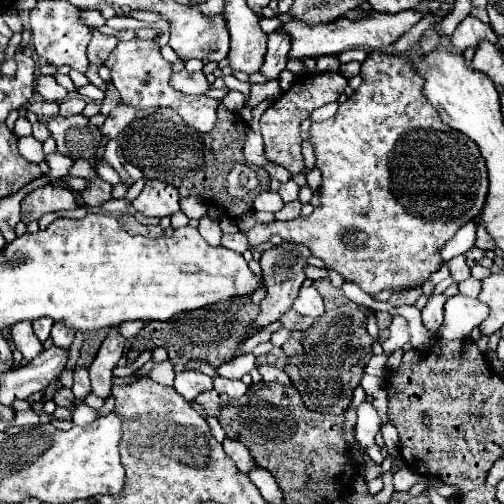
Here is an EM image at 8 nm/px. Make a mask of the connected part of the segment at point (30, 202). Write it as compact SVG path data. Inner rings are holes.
M47 184L43 188L33 190L21 200L21 220L29 224L33 220L39 220L47 212L75 210L75 208L77 208L77 200L71 188L59 184Z

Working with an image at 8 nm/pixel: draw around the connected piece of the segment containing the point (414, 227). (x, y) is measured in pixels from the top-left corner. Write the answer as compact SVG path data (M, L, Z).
M373 52L361 64L361 78L363 78L363 84L355 90L353 96L349 96L339 106L337 114L327 118L327 120L313 122L311 130L309 130L309 136L311 136L309 142L313 144L313 150L315 150L315 168L321 170L321 174L323 174L323 184L319 188L321 206L317 206L311 216L299 216L299 218L289 220L289 222L275 220L271 224L255 226L251 232L245 232L245 234L247 234L249 242L251 242L251 246L269 241L273 234L279 234L283 240L289 240L289 242L299 242L299 244L307 246L313 256L325 260L325 266L337 270L347 282L355 282L367 294L377 294L377 292L381 292L385 288L417 286L417 284L425 282L431 276L431 272L439 270L439 266L441 266L441 256L439 256L441 248L455 236L455 232L461 226L465 226L467 222L471 222L471 220L481 216L481 210L483 210L483 204L485 204L485 198L487 198L487 190L489 190L489 174L487 174L485 160L483 160L483 156L479 152L479 146L471 138L467 138L465 134L447 128L441 122L439 112L423 98L423 94L421 94L421 78L415 74L409 58Z

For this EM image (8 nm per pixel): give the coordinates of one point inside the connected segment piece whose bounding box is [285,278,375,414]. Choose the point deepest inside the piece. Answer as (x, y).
(337, 346)

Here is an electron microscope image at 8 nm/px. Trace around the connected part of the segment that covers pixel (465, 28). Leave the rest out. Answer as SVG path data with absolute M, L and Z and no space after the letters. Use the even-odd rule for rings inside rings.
M467 16L453 32L449 44L457 52L463 52L467 46L477 46L481 40L491 40L493 44L497 44L497 36L489 24L477 20L475 16Z

